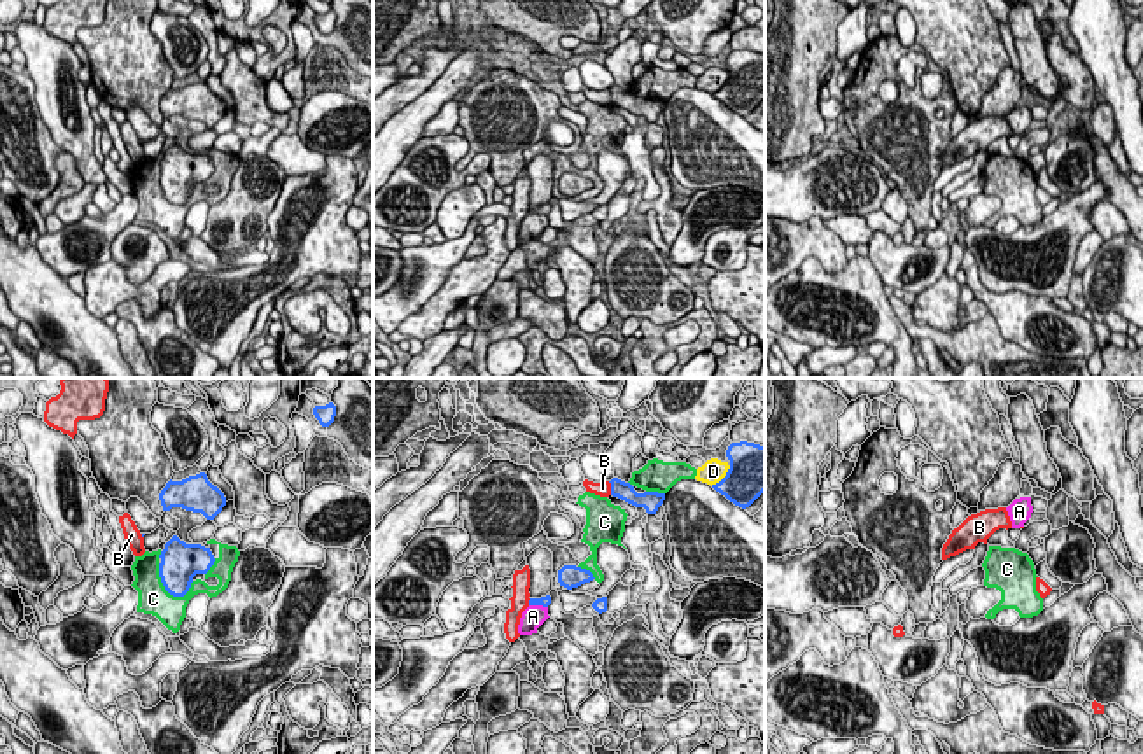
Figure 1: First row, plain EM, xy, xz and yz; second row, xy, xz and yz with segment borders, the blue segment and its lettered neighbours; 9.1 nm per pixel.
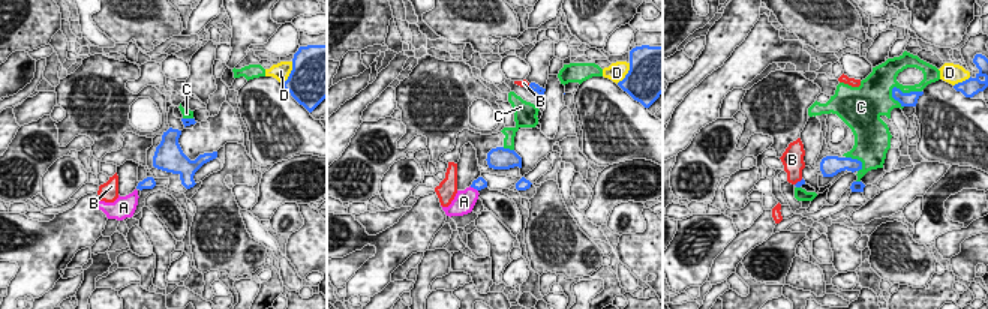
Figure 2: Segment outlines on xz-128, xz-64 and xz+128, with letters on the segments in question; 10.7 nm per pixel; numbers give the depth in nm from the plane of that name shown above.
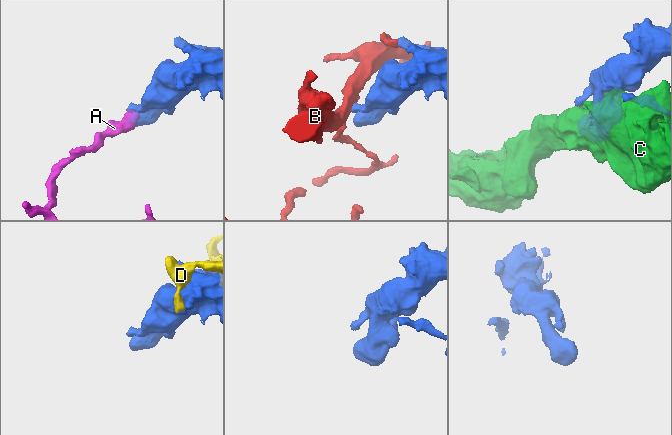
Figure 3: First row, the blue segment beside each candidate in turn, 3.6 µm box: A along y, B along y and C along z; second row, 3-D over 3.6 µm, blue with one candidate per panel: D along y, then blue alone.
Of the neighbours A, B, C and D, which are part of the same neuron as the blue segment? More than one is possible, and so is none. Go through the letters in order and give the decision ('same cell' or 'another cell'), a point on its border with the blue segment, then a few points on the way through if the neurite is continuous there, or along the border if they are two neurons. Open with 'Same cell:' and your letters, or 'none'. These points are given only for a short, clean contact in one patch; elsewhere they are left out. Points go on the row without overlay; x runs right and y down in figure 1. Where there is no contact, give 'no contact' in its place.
Same cell: none
A: another cell; meets blue in xz at (538, 212); border along xz (529, 212), (546, 216)
B: another cell; meets blue in xz at (611, 97)
C: another cell; meets blue in xy at (163, 193)
D: another cell; meets blue in xz at (723, 86)

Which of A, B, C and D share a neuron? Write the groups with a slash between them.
A / B / C / D

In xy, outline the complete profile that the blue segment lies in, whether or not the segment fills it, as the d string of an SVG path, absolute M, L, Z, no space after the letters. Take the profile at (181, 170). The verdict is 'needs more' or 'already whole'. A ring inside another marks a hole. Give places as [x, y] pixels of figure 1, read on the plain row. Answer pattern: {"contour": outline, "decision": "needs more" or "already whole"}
{"contour": "M173 143L159 163L159 185L165 198L173 205L184 205L196 182L207 182L215 166L210 156L186 152Z", "decision": "already whole"}

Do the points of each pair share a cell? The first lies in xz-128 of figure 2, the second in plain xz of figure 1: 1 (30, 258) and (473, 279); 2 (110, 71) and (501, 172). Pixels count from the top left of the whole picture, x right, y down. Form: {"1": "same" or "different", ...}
{"1": "same", "2": "same"}

